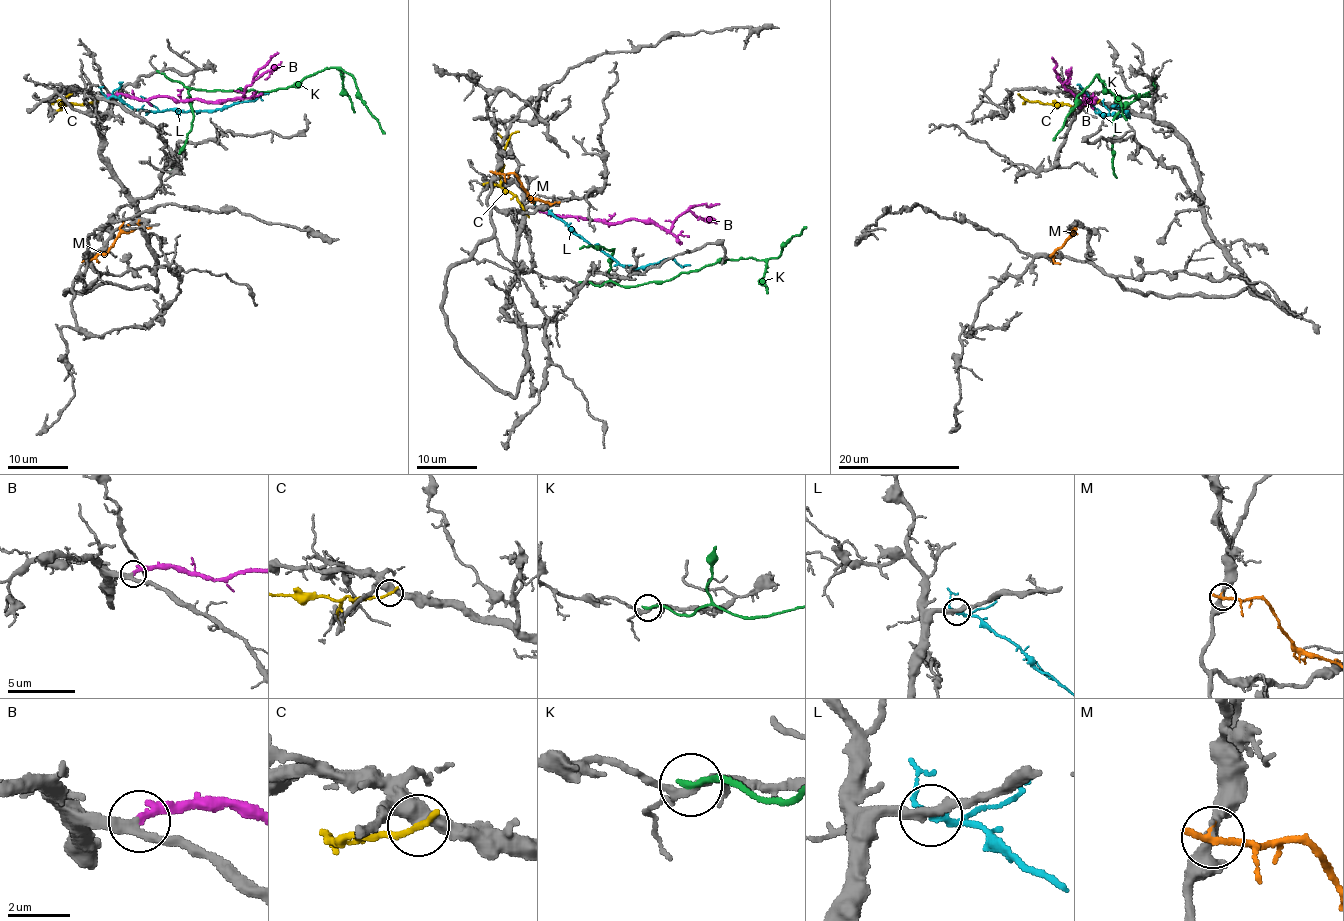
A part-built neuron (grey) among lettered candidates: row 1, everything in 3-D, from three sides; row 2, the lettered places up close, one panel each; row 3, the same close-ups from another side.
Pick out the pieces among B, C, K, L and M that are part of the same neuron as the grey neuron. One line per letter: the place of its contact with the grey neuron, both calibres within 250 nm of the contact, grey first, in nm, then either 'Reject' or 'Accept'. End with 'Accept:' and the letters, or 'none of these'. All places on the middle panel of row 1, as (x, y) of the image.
B: Touches grey at (537, 208). Thickness 320 nm (grey) against 300 nm. Accept
C: Touches grey at (525, 213). Thickness 550 nm (grey) against 240 nm. Reject
K: Touches grey at (581, 282). Thickness 200 nm (grey) against 220 nm. Reject
L: Touches grey at (538, 207). Thickness 320 nm (grey) against 160 nm. Reject
M: Touches grey at (496, 172). Thickness 150 nm (grey) against 300 nm. Reject
Accept: B

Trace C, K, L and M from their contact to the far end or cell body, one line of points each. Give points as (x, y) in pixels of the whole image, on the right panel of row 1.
C: (1095, 103), (1081, 106), (1030, 102), (1018, 93)
K: (1154, 77), (1149, 96), (1124, 97), (1109, 92), (1096, 74), (1076, 98), (1075, 108), (1052, 141)
L: (1089, 100), (1095, 111), (1128, 116), (1112, 106), (1118, 100), (1115, 100)
M: (1054, 261), (1052, 255), (1075, 229), (1071, 229)

